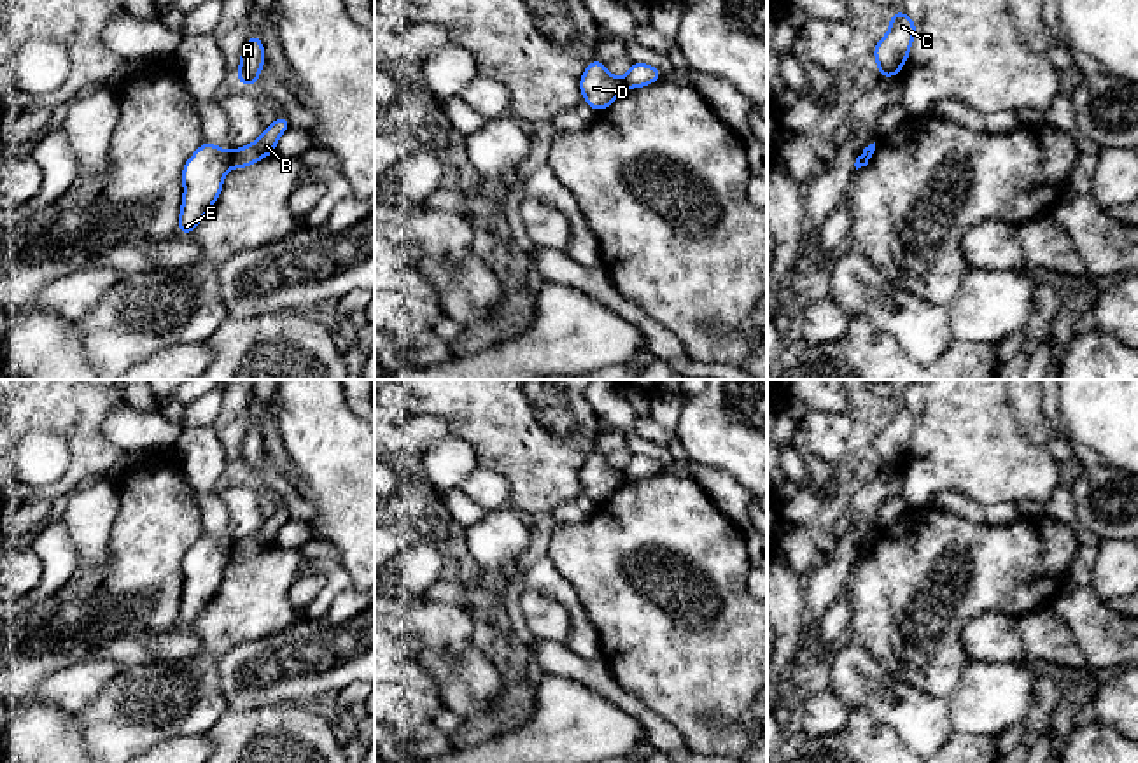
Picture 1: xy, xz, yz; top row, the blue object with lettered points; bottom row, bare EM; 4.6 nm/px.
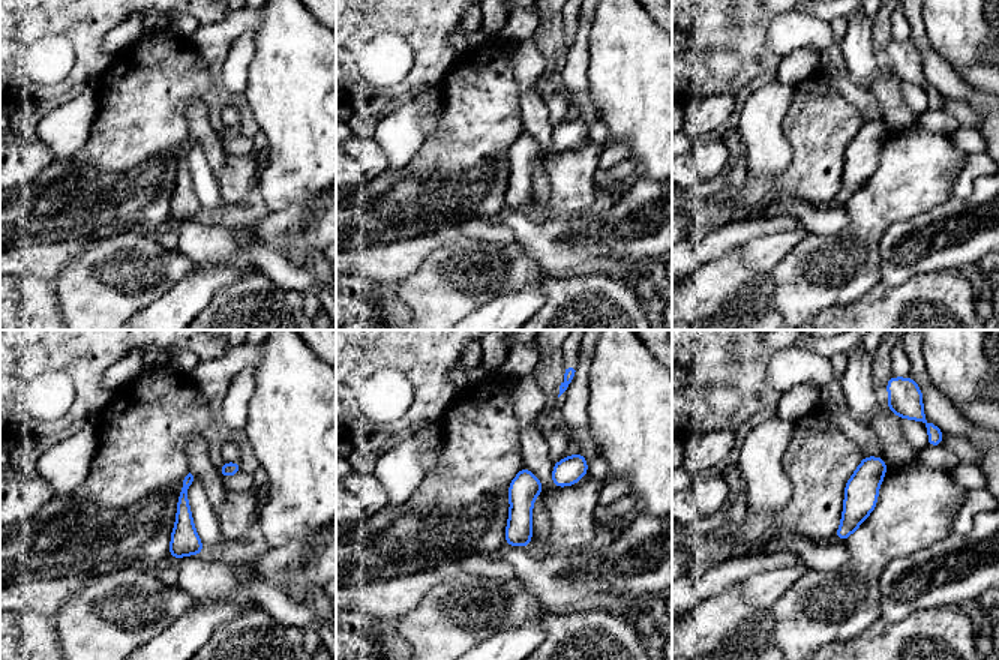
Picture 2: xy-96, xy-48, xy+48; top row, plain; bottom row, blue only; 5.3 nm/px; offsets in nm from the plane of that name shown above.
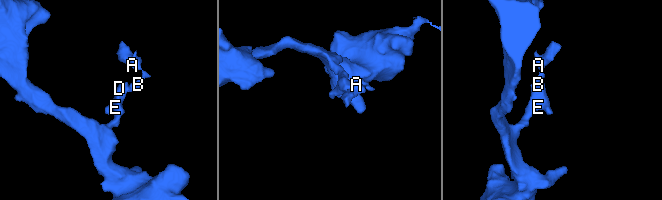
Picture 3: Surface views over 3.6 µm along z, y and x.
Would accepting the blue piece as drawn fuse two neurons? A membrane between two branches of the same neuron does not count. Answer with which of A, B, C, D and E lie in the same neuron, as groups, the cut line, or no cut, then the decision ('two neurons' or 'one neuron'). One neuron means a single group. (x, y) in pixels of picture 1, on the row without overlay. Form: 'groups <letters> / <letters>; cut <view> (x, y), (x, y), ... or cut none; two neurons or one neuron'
groups A B C / D E; cut xy (233, 545), (230, 557); two neurons

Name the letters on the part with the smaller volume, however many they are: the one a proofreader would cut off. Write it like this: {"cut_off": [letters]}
{"cut_off": ["A", "B", "C"]}

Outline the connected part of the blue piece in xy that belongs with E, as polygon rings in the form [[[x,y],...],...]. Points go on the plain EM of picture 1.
[[[203,534],[186,553],[182,562],[184,593],[179,609],[179,625],[191,626],[222,583],[222,570],[231,560],[231,542]]]

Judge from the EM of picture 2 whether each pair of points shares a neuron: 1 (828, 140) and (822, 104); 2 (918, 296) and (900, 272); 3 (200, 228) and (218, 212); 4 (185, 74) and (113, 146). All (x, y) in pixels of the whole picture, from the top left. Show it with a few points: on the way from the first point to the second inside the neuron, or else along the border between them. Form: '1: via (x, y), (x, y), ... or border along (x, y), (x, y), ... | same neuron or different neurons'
1: via (822, 131), (822, 113) | same neuron
2: border along (941, 270), (912, 275), (899, 284), (881, 282) | different neurons
3: border along (207, 216), (233, 225) | different neurons
4: via (167, 92), (131, 128) | same neuron

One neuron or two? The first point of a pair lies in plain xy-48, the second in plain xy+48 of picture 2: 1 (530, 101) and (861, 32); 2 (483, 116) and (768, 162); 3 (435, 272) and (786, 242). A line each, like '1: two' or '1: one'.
1: one
2: two
3: two

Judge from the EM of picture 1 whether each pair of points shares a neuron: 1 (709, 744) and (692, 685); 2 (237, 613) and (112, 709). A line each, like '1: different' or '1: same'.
1: same
2: same

